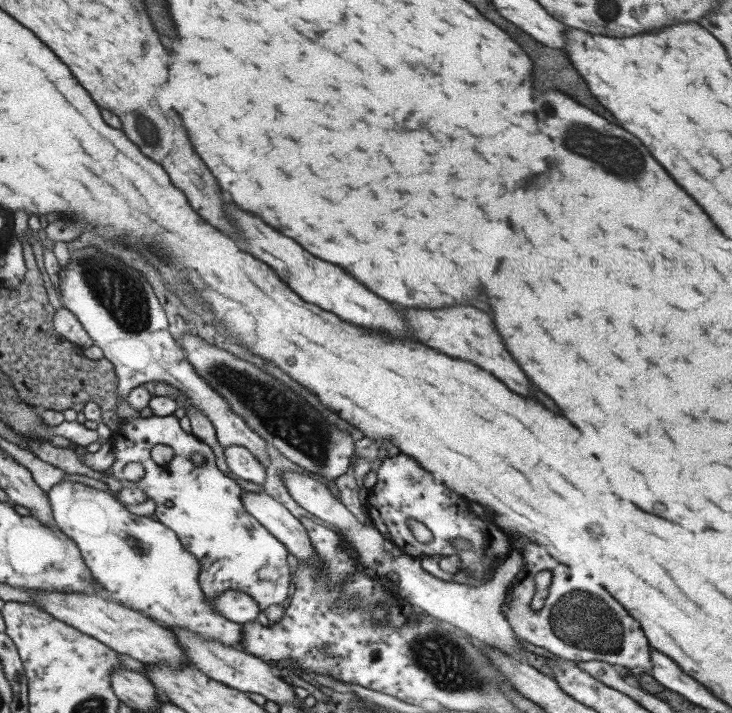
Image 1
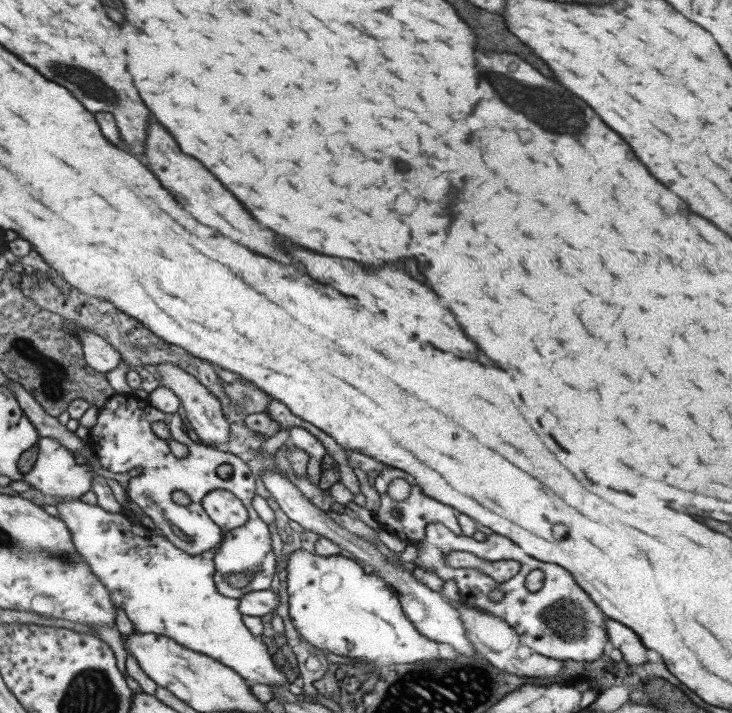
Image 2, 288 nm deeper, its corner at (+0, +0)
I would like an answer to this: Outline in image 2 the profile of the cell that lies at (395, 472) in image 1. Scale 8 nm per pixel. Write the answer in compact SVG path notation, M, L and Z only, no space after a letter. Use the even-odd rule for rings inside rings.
M385 468L385 470L381 470L379 476L373 480L373 488L375 488L375 492L379 494L379 502L381 502L379 508L373 512L375 520L381 524L381 528L385 528L387 532L395 534L399 540L403 540L403 542L407 542L407 544L421 544L421 542L425 542L425 526L427 526L427 524L443 524L443 526L447 526L451 532L463 536L463 532L461 532L461 528L459 528L459 522L457 522L457 510L453 510L451 506L441 504L441 502L425 496L425 494L421 492L421 488L417 486L417 480L413 480L411 474L401 472L401 470L397 470L397 468ZM395 478L403 478L403 480L411 486L411 488L409 488L409 496L407 496L405 500L401 500L401 502L391 500L391 498L387 496L387 492L385 492L387 486L389 486L389 482L395 480ZM393 508L399 510L401 518L393 518L393 516L391 516L391 510L393 510Z

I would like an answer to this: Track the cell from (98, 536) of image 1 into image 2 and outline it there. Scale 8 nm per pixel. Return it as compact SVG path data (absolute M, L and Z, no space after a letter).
M61 498L55 508L71 532L75 550L107 588L113 608L125 612L135 632L165 636L183 648L209 656L231 668L247 684L289 686L285 674L273 666L263 642L243 626L239 600L219 596L213 582L213 552L189 556L169 540L151 534L149 528L131 524L125 516L105 512L101 506L83 504L79 498Z

